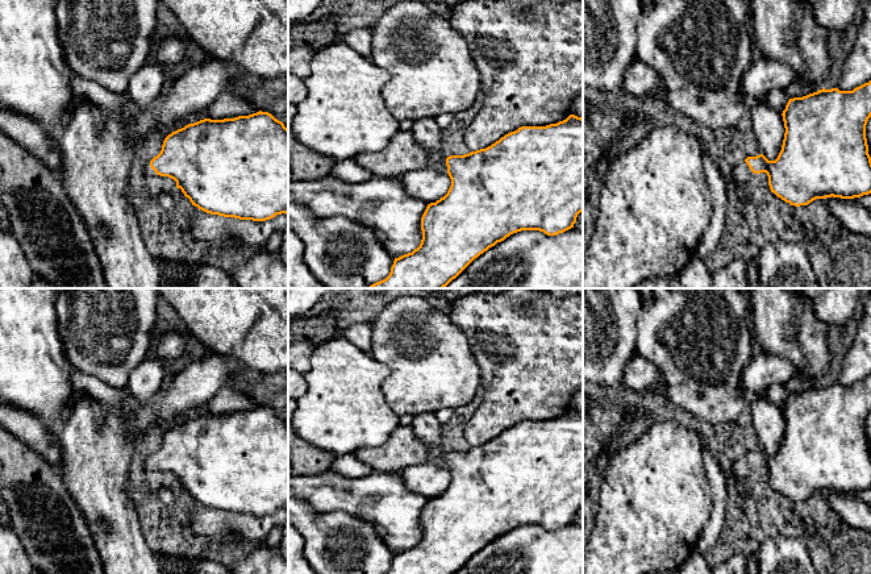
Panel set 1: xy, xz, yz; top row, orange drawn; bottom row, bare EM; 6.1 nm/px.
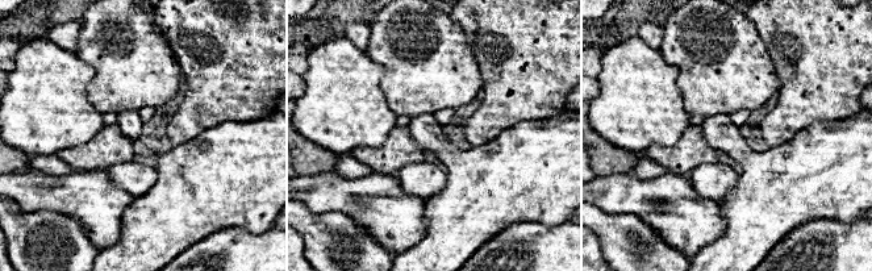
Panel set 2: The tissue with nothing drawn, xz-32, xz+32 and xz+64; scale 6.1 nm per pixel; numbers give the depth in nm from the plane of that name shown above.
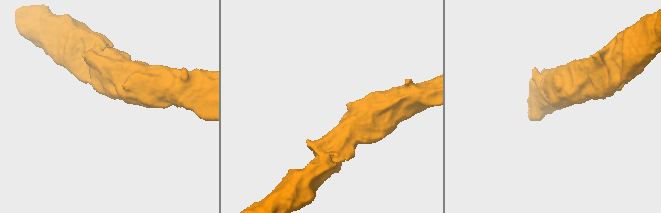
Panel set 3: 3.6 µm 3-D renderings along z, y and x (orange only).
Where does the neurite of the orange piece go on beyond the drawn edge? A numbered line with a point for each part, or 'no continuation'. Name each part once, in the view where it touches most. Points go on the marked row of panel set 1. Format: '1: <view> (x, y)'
1: yz (741, 173)

